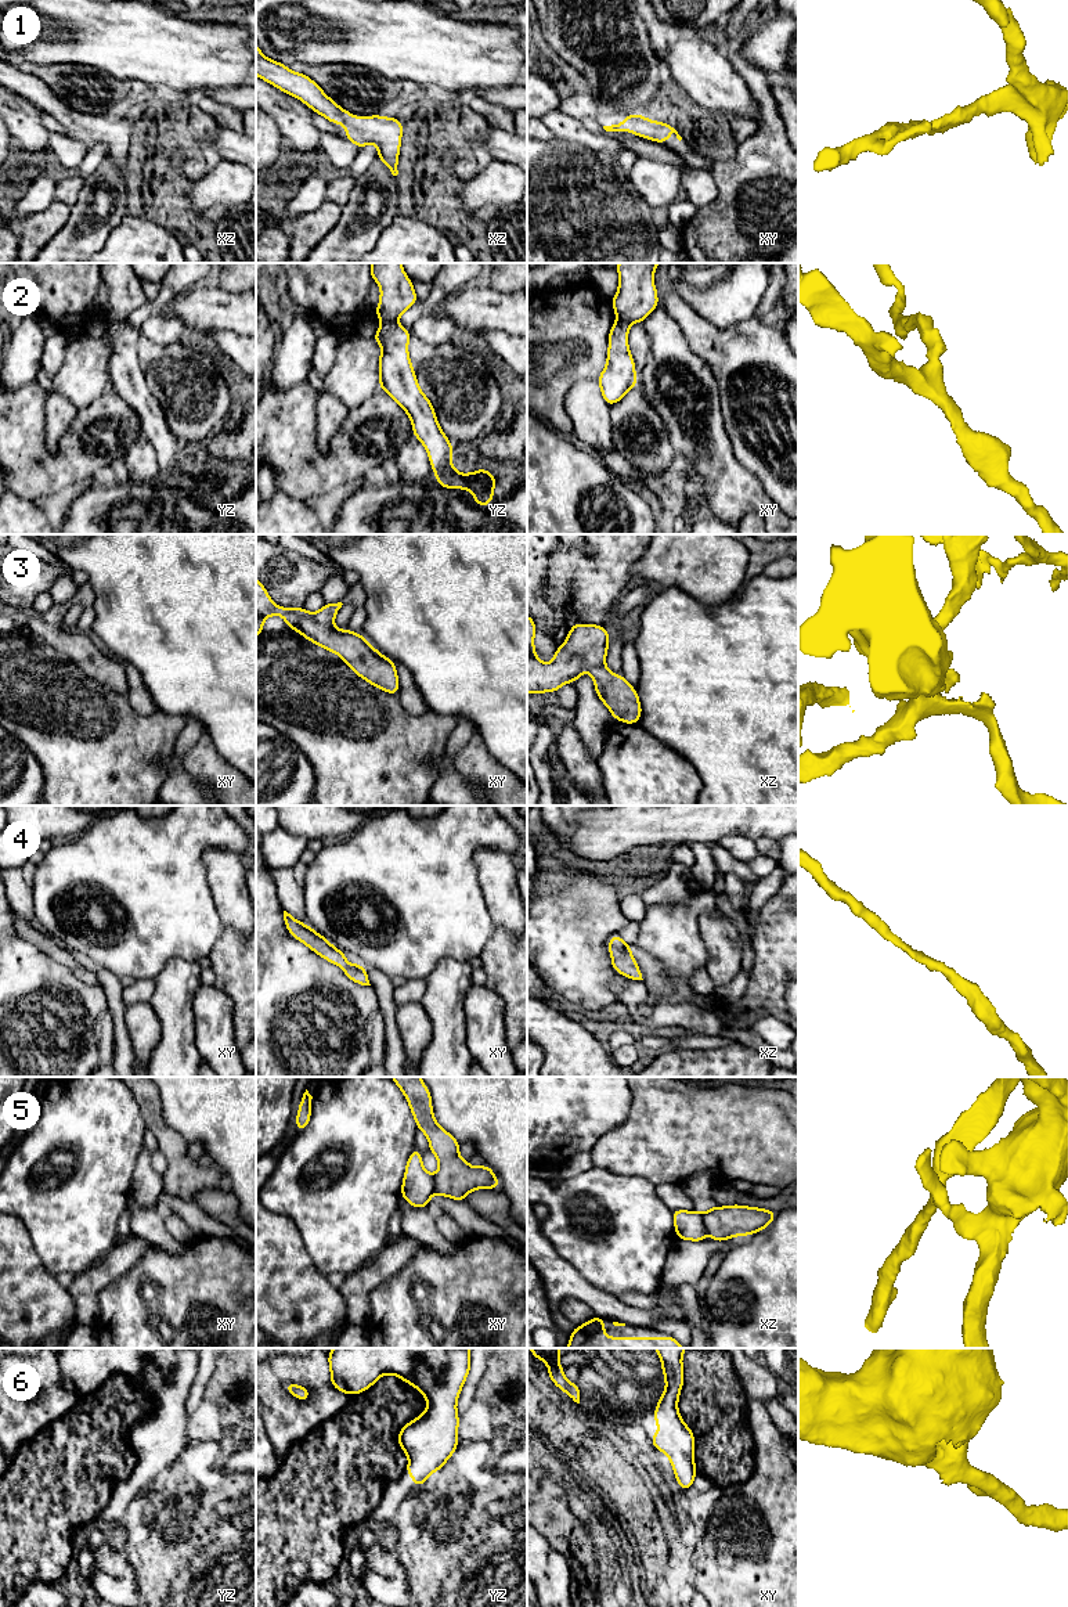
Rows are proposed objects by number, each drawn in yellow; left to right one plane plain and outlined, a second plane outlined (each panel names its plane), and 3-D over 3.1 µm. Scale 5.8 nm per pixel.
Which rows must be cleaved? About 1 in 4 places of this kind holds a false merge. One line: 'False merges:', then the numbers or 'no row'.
False merges: 2, 5

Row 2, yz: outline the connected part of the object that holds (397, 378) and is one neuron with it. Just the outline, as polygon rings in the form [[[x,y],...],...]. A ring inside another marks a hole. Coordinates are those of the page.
[[[383,321],[375,336],[372,338],[382,346],[379,357],[379,388],[382,388],[398,406],[409,415],[414,436],[425,446],[434,476],[444,489],[469,490],[479,507],[488,505],[495,497],[494,486],[498,480],[484,468],[472,473],[458,473],[451,462],[454,447],[448,437],[443,433],[437,422],[434,408],[430,400],[423,394],[408,356],[408,342],[411,334],[397,321]]]

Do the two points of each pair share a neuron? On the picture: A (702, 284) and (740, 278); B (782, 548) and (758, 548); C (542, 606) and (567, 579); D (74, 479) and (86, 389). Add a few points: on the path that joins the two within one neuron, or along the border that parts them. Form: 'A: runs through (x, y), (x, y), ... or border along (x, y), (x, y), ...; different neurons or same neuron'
A: runs through (711, 281), (731, 278); same neuron
B: runs through (776, 548), (764, 548); same neuron
C: border along (547, 568), (545, 600), (554, 611), (548, 633); different neurons
D: border along (107, 386), (89, 404), (78, 410); different neurons

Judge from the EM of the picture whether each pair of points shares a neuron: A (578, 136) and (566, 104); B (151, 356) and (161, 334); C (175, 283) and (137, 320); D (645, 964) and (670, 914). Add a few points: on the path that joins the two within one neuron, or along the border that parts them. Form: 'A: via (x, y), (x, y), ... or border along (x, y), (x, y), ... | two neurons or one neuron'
A: border along (559, 108), (580, 119) | two neurons
B: border along (140, 335), (159, 345), (179, 343) | two neurons
C: via (168, 292), (147, 310) | one neuron
D: border along (634, 950), (650, 954), (673, 977) | two neurons

